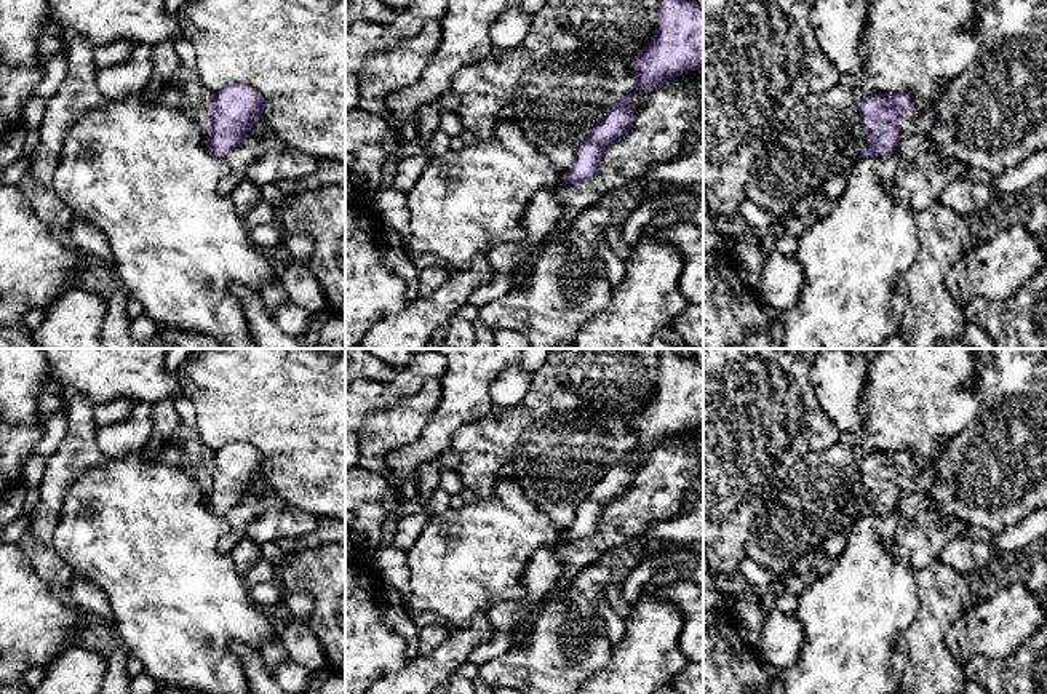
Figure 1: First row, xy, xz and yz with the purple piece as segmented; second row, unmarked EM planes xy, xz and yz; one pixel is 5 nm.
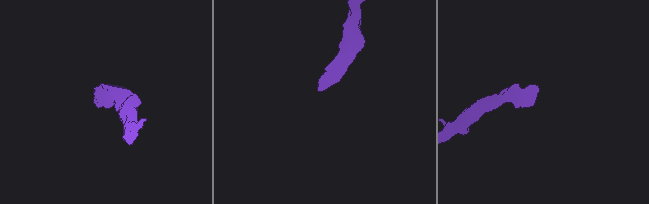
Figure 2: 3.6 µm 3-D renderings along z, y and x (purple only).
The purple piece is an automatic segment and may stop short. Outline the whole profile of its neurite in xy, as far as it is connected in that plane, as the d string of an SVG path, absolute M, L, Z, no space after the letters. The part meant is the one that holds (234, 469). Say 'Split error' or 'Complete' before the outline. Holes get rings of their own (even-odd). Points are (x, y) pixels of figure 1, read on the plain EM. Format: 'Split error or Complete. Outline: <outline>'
Complete. Outline: M232 441L213 451L206 467L206 505L214 513L225 517L259 481L264 464L264 456L245 441Z

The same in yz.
Split error. Outline: M905 449L871 451L857 465L866 493L860 517L894 512L902 493L927 496L935 485L934 467L926 470L914 467Z

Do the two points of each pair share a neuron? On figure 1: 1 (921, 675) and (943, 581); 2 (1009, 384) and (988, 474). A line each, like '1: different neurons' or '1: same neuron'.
1: same neuron
2: same neuron

